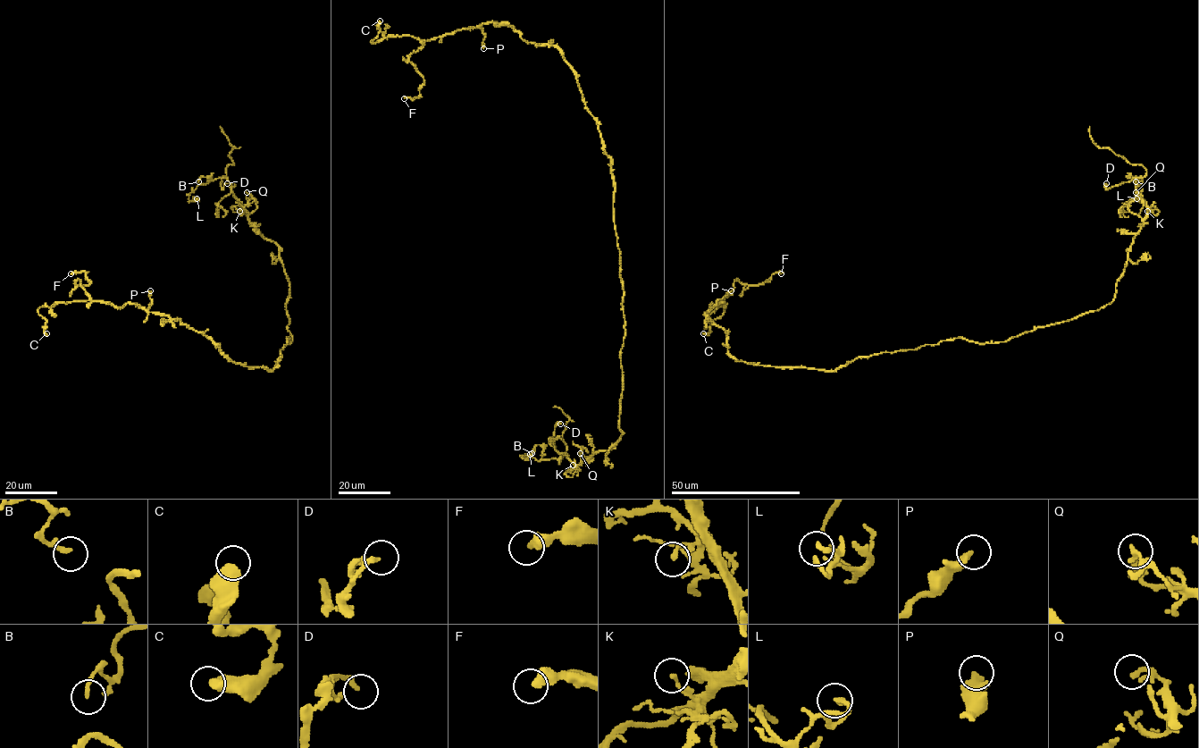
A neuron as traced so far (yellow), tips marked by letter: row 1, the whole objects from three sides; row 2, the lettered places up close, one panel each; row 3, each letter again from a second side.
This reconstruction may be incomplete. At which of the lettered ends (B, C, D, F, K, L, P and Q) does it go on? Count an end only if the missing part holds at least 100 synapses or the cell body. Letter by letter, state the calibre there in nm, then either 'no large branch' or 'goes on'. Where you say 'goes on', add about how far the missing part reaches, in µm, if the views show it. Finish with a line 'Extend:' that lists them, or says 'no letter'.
B: 180 nm | no large branch
C: 600 nm | no large branch
D: 200 nm | no large branch
F: 460 nm | no large branch
K: 150 nm | no large branch
L: 200 nm | no large branch
P: 420 nm | no large branch
Q: 200 nm | no large branch
Extend: no letter

